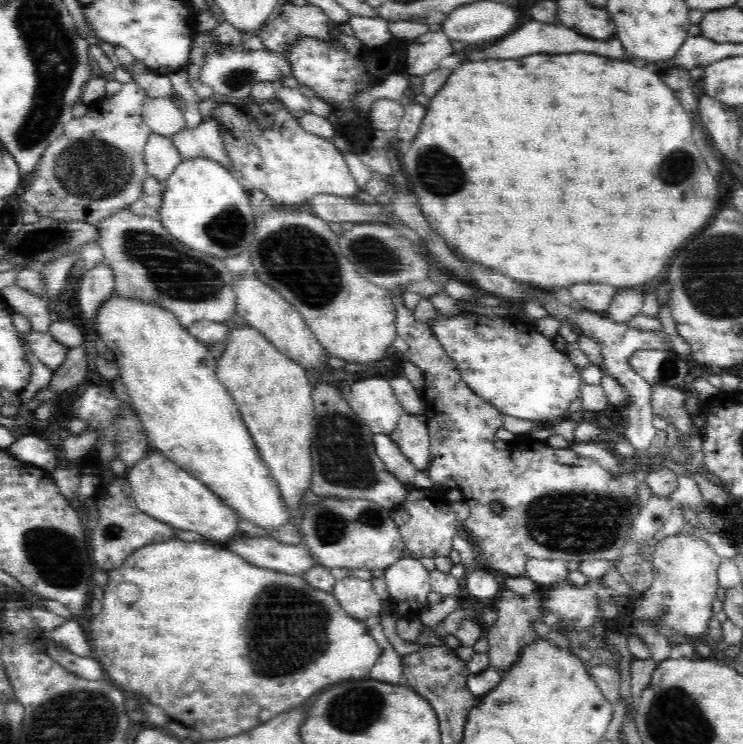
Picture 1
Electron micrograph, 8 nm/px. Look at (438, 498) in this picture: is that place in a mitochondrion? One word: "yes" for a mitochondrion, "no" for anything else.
no

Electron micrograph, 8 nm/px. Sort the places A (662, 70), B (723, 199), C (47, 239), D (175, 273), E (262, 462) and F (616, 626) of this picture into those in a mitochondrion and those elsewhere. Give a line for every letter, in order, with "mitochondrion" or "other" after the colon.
A: other
B: other
C: mitochondrion
D: mitochondrion
E: other
F: other

